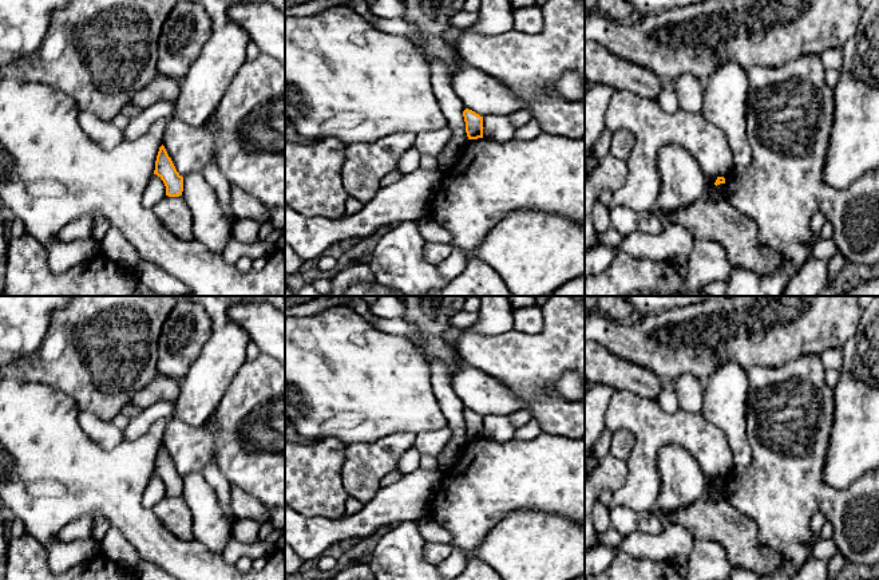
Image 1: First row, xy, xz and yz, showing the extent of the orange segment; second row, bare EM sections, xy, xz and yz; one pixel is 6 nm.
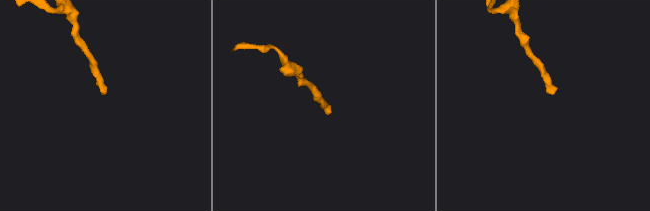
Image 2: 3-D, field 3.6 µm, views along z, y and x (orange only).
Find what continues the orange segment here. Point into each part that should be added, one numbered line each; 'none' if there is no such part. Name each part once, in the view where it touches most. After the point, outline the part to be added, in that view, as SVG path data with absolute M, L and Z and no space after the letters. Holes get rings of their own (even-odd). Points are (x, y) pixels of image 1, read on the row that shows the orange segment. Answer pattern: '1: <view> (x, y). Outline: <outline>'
none

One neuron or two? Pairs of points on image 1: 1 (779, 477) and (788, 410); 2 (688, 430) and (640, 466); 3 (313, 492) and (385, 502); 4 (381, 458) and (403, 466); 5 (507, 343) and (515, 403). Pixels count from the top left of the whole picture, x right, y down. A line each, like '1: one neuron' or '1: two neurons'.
1: one neuron
2: one neuron
3: two neurons
4: two neurons
5: two neurons

